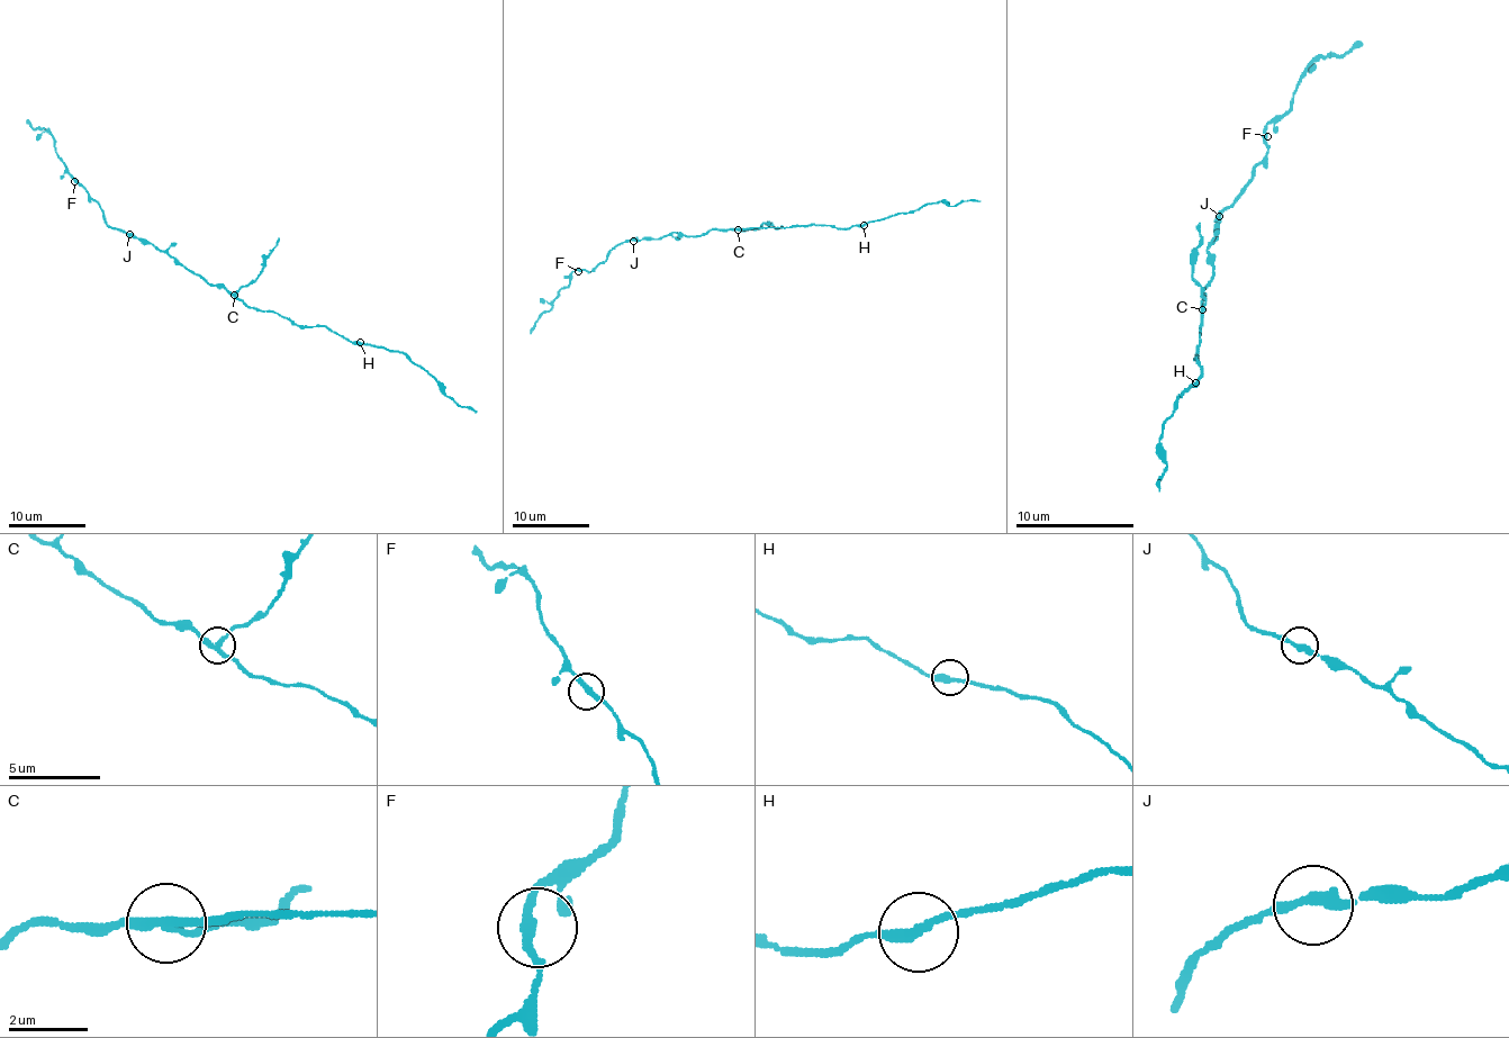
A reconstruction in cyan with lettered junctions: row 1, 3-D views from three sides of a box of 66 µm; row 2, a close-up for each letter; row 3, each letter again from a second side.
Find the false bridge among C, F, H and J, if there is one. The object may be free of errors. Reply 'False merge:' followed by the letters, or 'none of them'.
False merge: C

